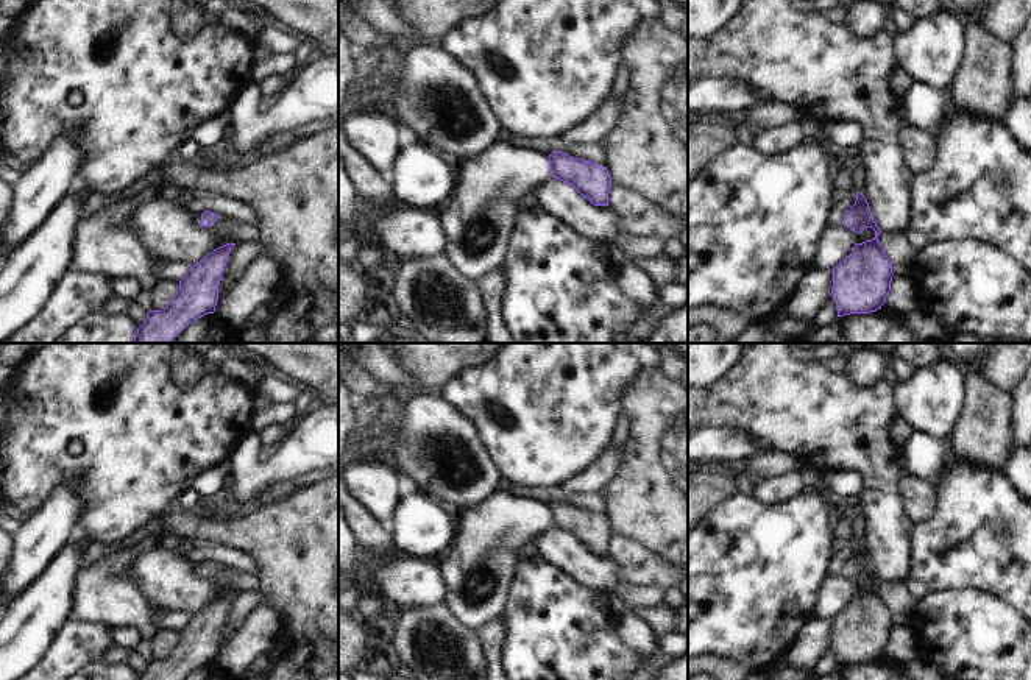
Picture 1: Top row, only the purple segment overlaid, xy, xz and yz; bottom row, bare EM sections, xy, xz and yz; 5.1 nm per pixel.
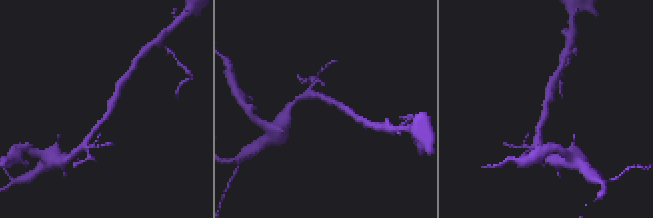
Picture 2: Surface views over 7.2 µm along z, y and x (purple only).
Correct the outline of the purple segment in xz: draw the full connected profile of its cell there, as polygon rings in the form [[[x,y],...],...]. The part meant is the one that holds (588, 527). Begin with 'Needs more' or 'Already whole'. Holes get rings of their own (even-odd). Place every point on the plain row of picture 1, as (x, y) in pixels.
Needs more. [[[549,488],[549,496],[552,502],[547,508],[552,526],[572,535],[591,554],[608,555],[611,527],[607,516],[563,502],[558,488]]]

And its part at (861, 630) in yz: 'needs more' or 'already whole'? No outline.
needs more

